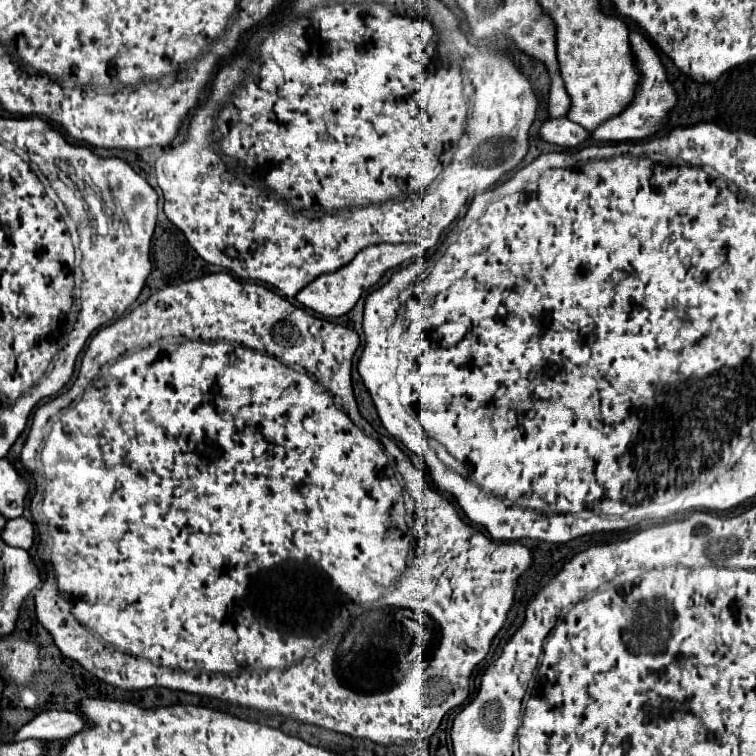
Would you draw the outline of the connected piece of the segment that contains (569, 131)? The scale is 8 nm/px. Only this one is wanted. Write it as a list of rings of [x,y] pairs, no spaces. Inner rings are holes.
[[[557,117],[557,119],[543,121],[543,125],[539,129],[539,137],[553,145],[577,147],[579,143],[589,139],[589,131],[585,131],[581,125],[569,121],[567,117]]]

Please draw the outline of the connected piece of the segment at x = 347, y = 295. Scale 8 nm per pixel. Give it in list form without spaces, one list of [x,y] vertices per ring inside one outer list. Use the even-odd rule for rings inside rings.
[[[379,243],[379,245],[369,245],[365,249],[361,249],[351,263],[347,263],[345,267],[333,271],[333,273],[325,273],[319,275],[319,279],[315,279],[313,283],[307,283],[299,293],[297,293],[297,301],[307,307],[313,309],[319,315],[325,317],[339,317],[349,313],[355,303],[359,301],[359,297],[363,295],[363,291],[367,291],[369,287],[373,287],[381,275],[387,269],[393,269],[397,265],[403,265],[405,261],[413,261],[415,257],[423,257],[425,251],[419,245],[389,245],[389,243]]]

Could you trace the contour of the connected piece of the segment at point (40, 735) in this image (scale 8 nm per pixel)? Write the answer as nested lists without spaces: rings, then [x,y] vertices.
[[[45,711],[37,715],[33,721],[23,725],[13,741],[25,741],[25,739],[37,739],[37,741],[65,741],[77,731],[85,727],[85,721],[81,715],[73,711]]]

